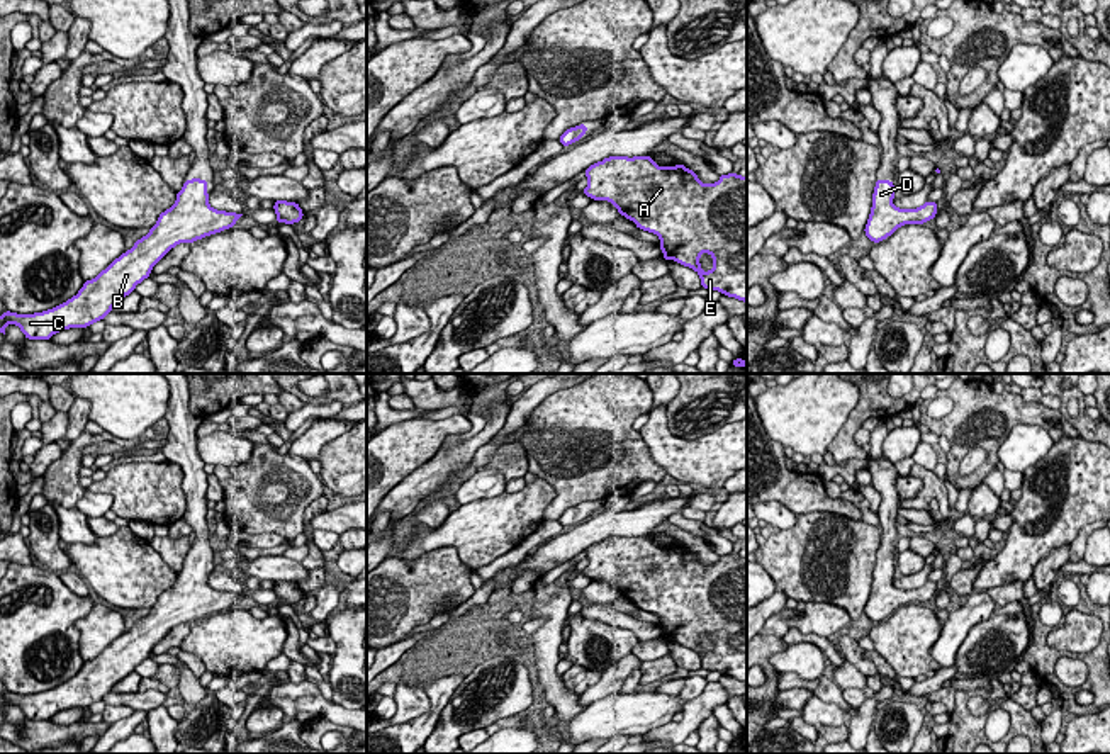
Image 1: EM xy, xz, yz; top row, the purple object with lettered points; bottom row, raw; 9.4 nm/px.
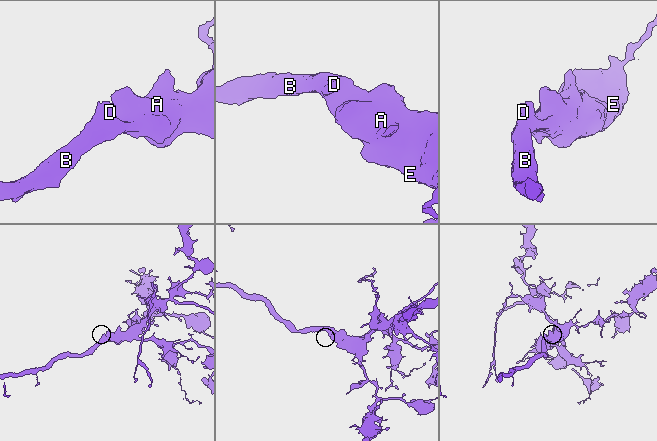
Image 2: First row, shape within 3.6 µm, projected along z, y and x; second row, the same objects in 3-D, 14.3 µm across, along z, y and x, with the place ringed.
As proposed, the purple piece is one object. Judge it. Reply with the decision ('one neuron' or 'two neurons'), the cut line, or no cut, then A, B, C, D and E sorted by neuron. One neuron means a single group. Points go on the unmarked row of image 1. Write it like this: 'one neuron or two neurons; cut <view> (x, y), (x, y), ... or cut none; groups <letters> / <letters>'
one neuron; cut none; groups A B C D E

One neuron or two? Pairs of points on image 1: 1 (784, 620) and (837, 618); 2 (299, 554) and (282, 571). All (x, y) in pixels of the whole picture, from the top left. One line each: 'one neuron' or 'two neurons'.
1: one neuron
2: two neurons

